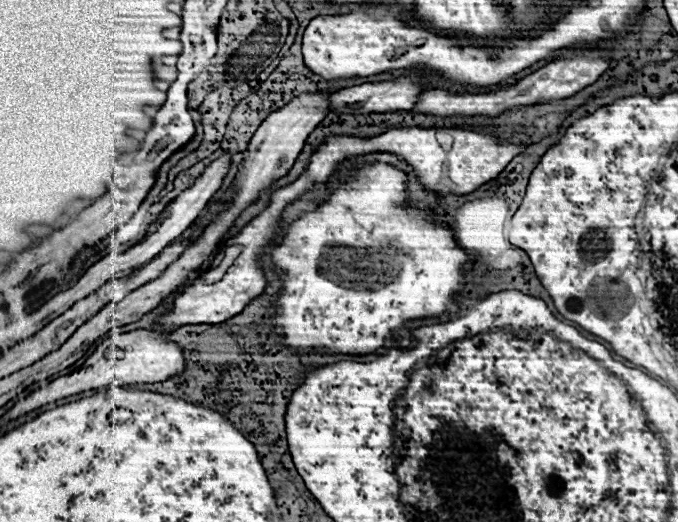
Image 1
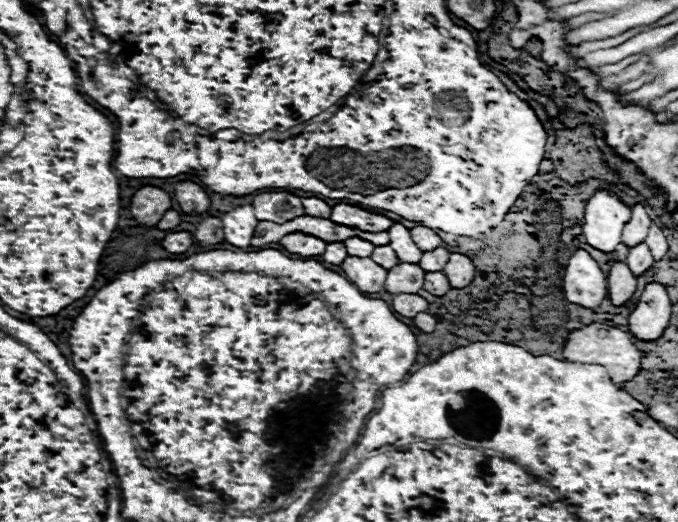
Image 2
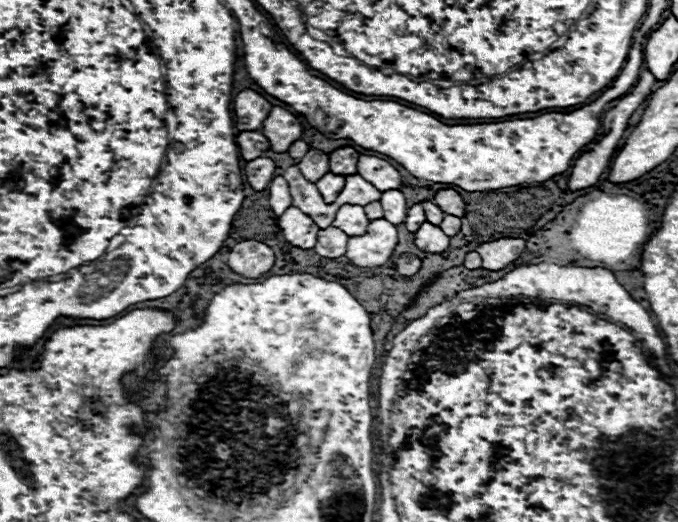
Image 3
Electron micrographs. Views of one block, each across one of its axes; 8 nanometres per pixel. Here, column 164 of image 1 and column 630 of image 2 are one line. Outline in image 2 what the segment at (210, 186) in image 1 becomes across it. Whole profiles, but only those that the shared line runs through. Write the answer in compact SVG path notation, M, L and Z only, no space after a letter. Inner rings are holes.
M636 204L636 206L632 208L632 216L630 216L628 224L624 226L622 242L624 242L626 246L636 246L638 242L646 240L646 234L648 234L650 224L652 224L652 220L650 220L650 216L646 214L644 204Z

